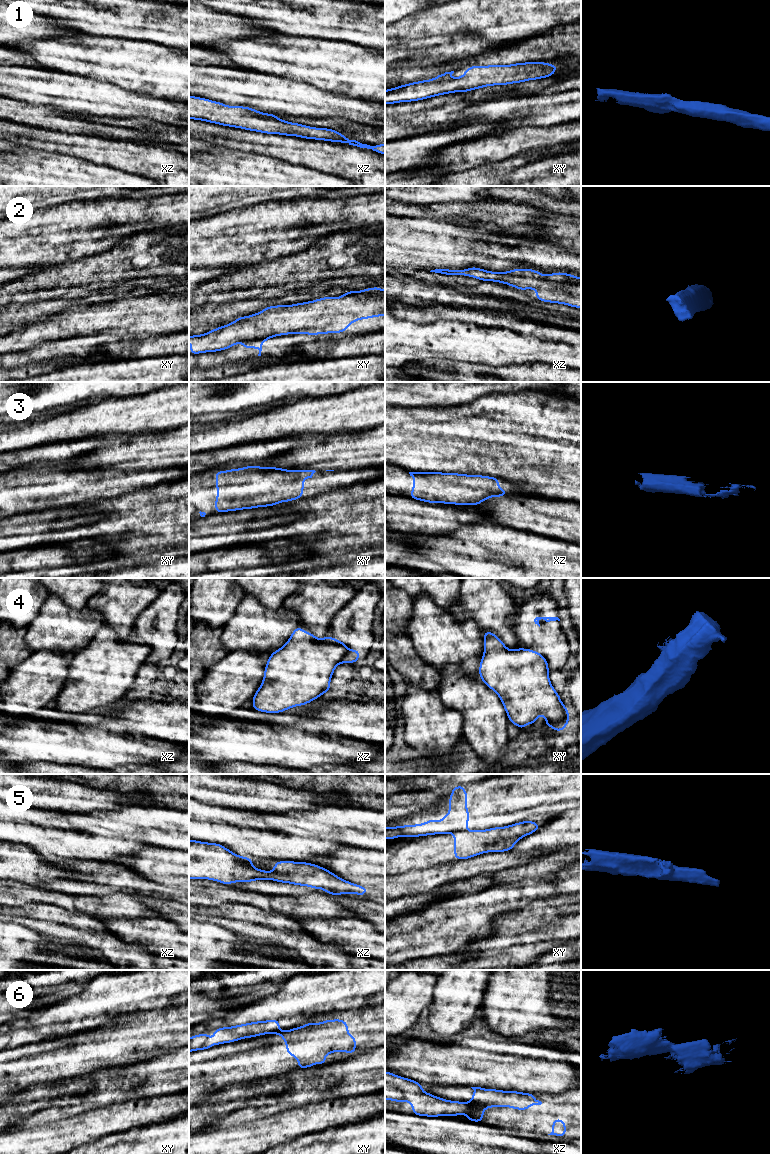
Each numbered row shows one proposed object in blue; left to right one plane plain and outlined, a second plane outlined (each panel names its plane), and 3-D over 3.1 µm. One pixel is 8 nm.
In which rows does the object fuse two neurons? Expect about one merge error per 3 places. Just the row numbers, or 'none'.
4, 5, 6

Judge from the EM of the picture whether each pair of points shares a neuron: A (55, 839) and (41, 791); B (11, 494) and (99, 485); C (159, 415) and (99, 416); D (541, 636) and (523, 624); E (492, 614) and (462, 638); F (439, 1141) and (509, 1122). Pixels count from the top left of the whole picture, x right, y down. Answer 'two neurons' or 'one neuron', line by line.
A: two neurons
B: one neuron
C: one neuron
D: one neuron
E: two neurons
F: two neurons

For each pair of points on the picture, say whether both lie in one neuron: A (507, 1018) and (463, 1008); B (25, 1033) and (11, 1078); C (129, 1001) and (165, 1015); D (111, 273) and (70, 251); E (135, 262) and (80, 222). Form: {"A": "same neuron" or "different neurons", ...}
{"A": "different neurons", "B": "different neurons", "C": "different neurons", "D": "different neurons", "E": "different neurons"}

